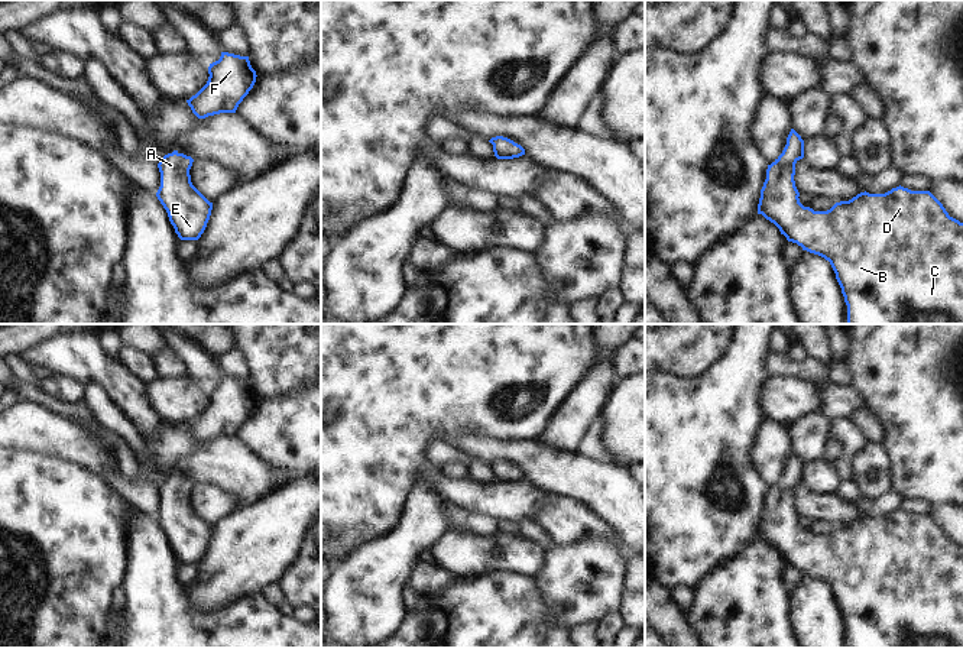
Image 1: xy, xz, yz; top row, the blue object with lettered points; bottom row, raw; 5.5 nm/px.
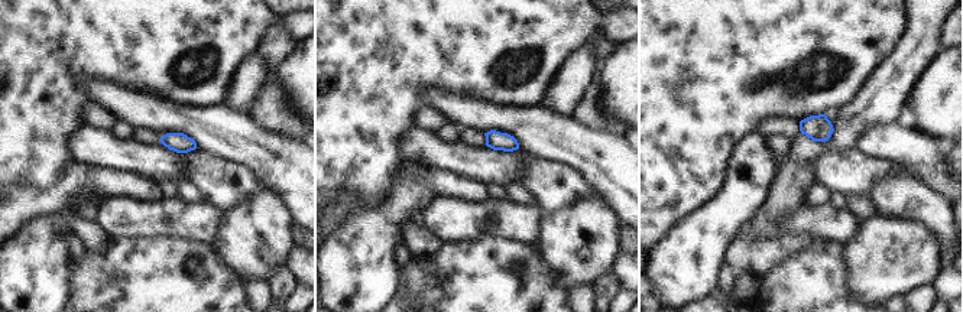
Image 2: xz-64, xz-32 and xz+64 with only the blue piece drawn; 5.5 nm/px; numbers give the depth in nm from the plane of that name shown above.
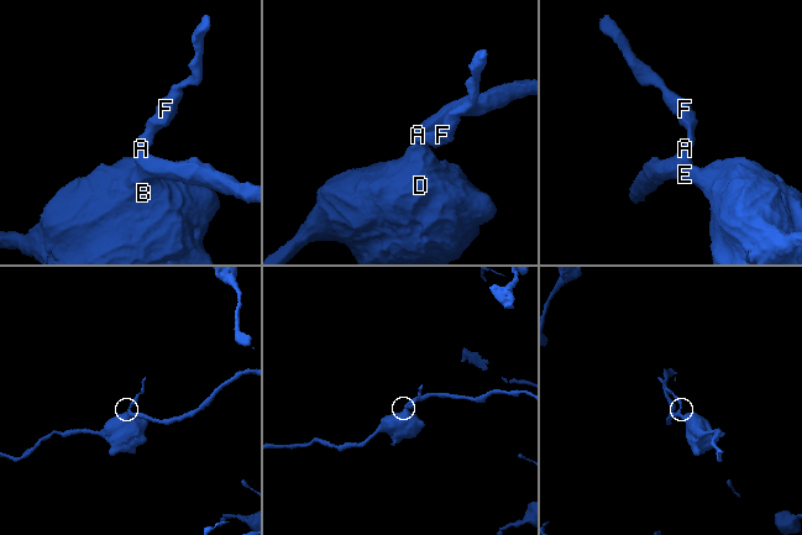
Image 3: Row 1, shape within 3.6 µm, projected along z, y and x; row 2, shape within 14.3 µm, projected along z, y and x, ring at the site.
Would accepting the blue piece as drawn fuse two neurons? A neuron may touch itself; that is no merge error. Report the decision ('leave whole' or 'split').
leave whole

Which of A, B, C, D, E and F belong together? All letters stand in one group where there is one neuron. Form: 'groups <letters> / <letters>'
groups A B C D E F

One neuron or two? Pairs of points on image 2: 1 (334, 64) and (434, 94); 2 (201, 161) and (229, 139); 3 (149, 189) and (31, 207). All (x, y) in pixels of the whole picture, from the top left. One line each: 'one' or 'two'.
1: two
2: two
3: one

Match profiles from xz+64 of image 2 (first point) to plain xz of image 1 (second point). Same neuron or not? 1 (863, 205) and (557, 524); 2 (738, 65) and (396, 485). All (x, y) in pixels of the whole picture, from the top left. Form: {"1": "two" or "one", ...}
{"1": "two", "2": "one"}

